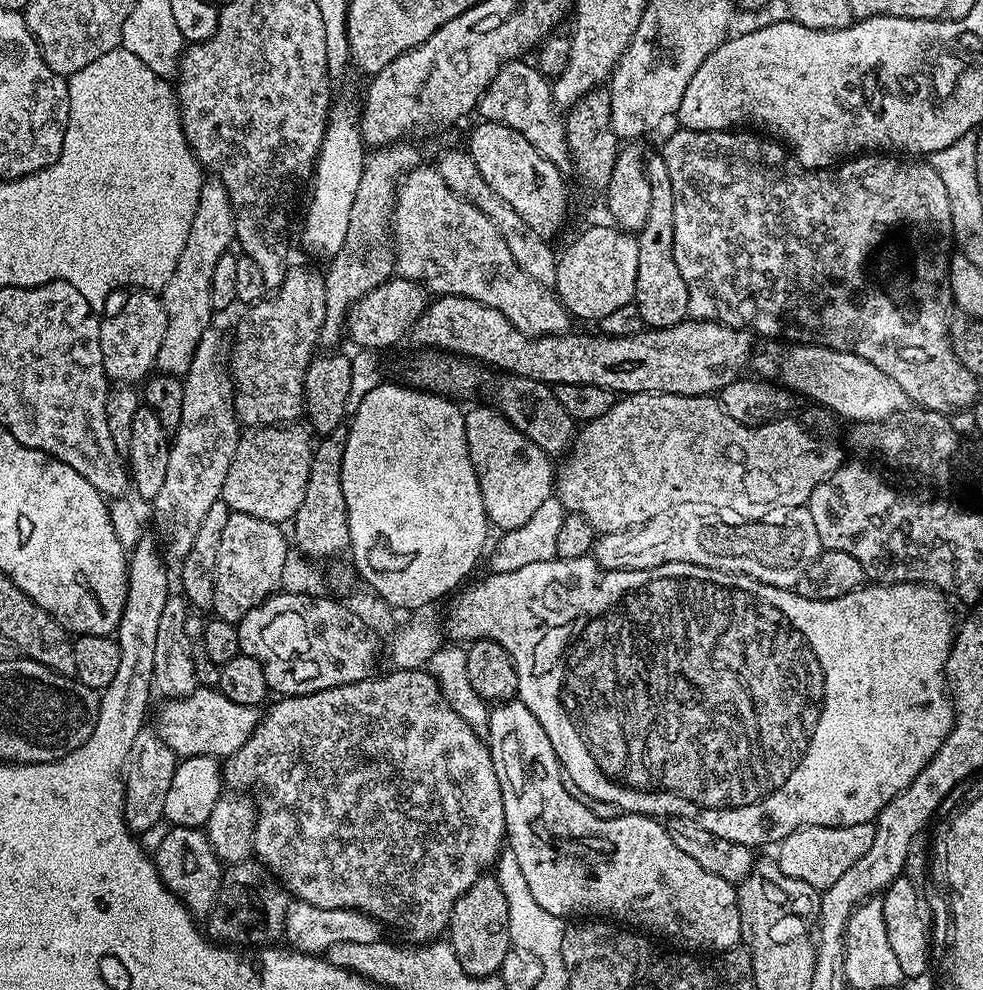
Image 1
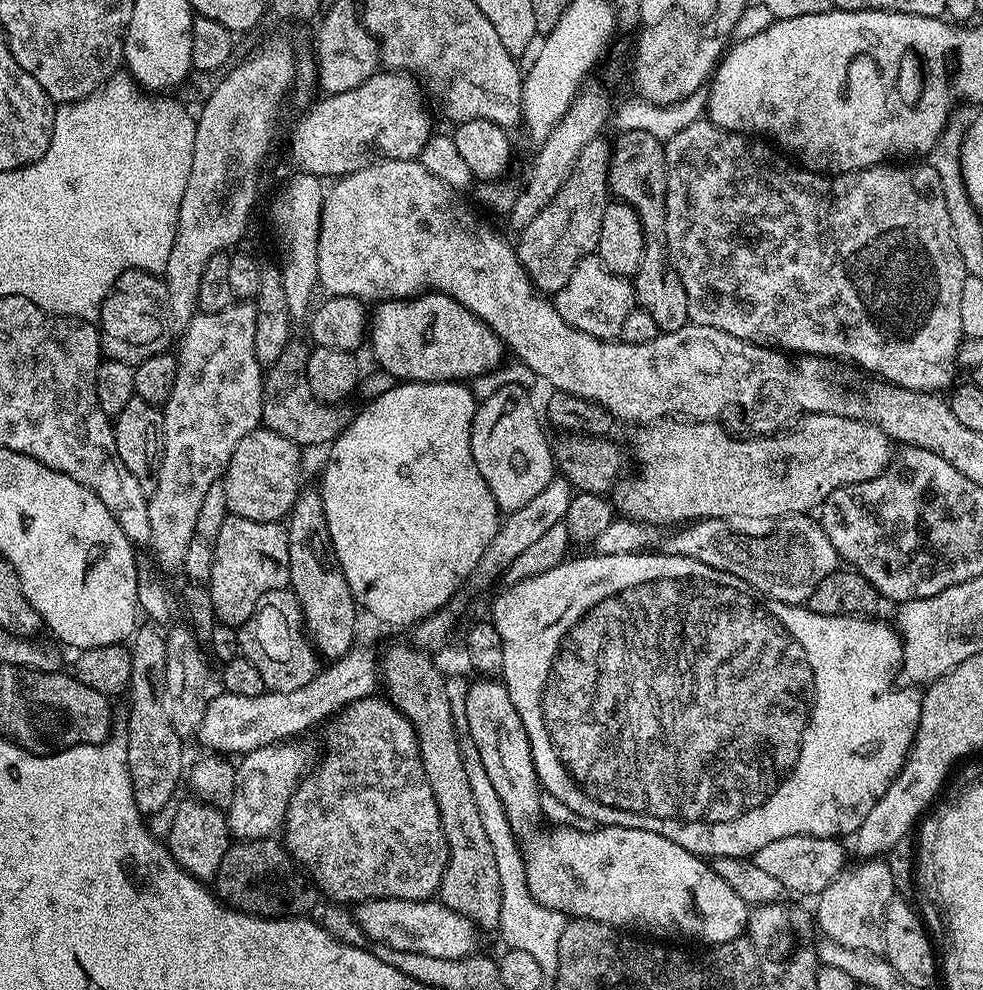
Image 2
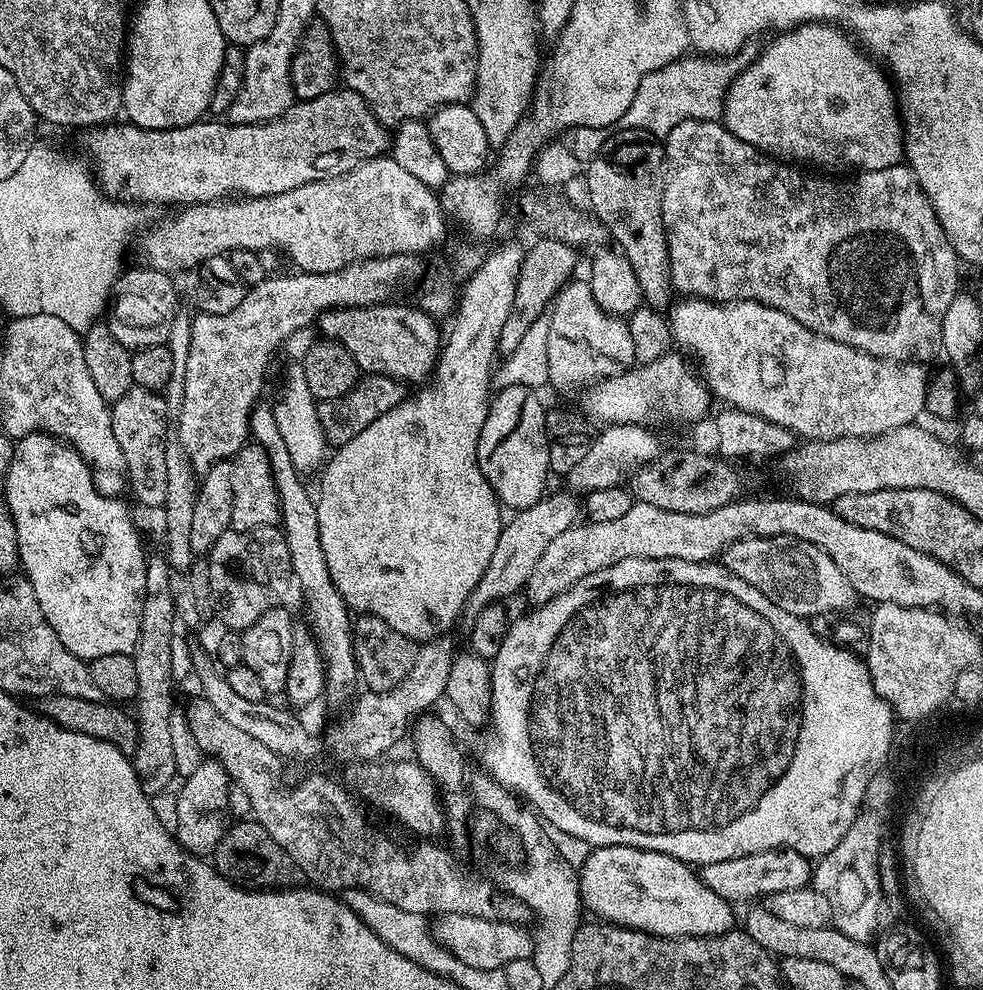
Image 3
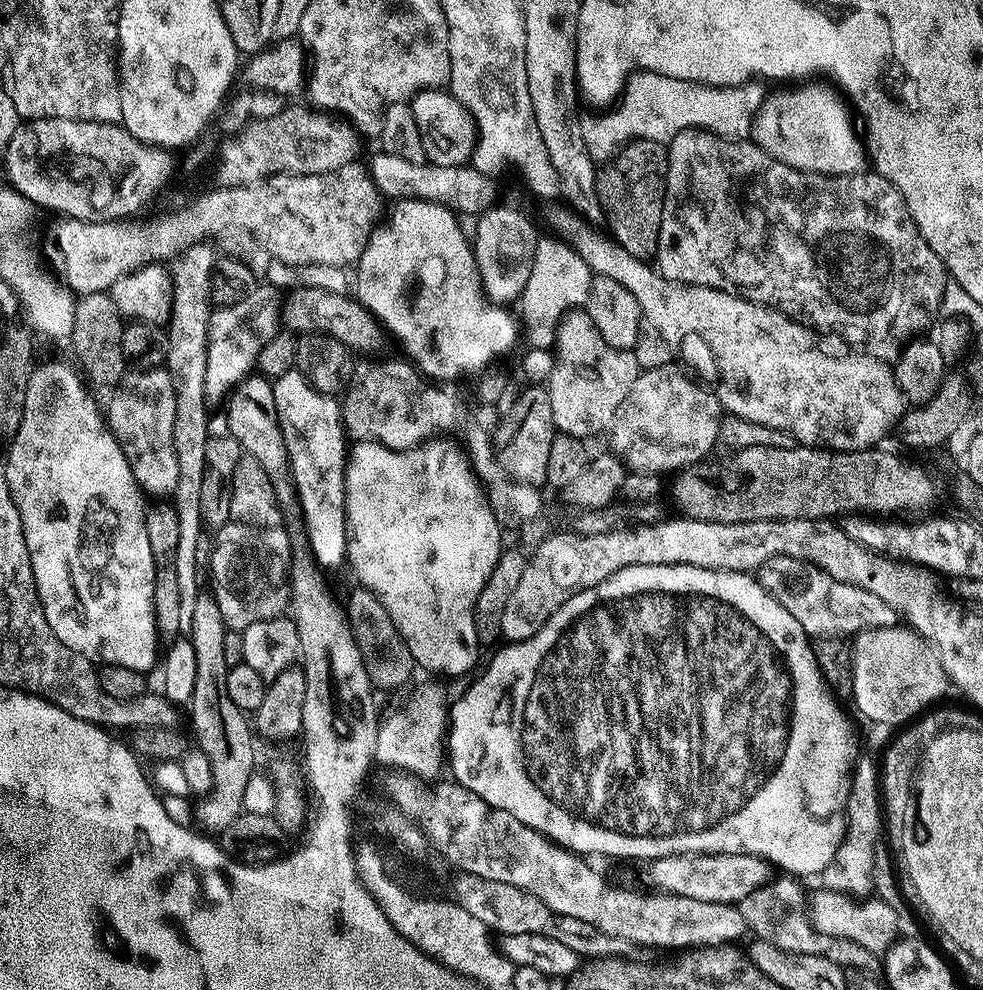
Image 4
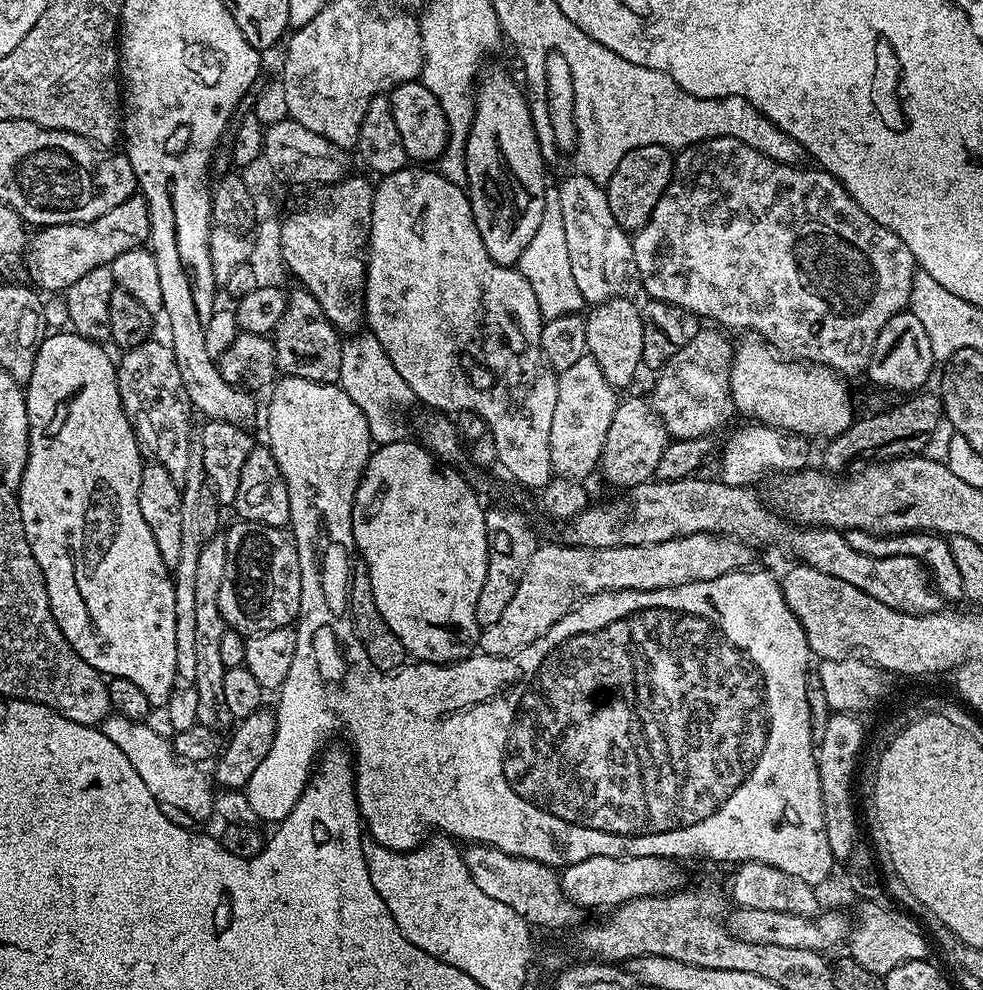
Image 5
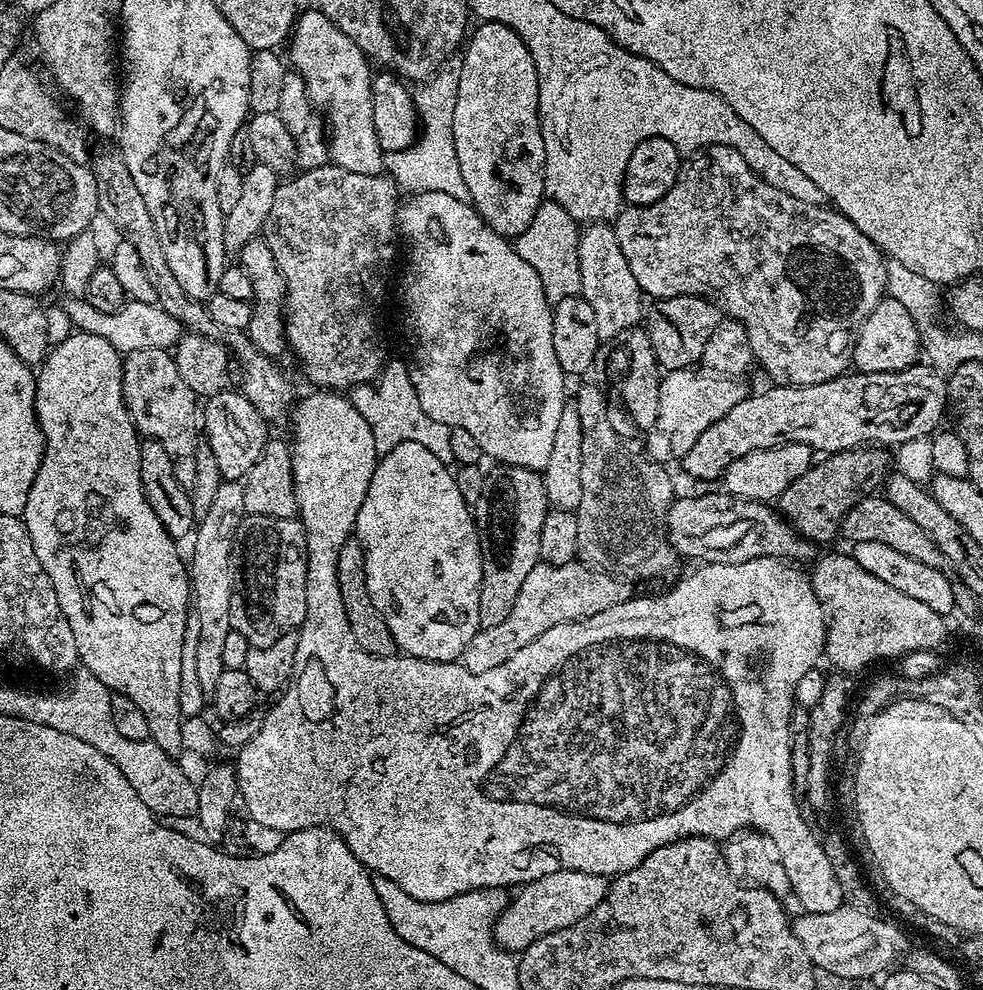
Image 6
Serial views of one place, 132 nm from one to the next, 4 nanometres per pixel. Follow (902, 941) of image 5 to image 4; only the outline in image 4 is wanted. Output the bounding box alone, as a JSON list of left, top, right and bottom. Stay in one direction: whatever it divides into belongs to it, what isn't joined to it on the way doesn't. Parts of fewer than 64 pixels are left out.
[807,886,902,954]

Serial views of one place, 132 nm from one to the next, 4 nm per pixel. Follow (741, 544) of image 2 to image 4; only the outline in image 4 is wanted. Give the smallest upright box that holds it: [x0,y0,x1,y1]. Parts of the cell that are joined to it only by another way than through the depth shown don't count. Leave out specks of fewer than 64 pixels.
[758,556,898,638]

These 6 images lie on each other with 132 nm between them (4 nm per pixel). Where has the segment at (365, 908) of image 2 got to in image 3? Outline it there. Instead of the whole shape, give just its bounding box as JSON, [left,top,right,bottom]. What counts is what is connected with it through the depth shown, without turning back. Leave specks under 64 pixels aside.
[434,912,533,972]

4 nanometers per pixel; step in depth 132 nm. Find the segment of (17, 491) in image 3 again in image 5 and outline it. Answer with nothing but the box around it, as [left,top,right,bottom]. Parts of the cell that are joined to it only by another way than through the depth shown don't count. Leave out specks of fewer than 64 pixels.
[18,330,178,706]

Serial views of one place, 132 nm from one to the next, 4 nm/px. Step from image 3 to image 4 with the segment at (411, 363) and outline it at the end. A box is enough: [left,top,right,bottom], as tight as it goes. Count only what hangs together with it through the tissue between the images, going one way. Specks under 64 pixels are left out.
[283,288,386,354]

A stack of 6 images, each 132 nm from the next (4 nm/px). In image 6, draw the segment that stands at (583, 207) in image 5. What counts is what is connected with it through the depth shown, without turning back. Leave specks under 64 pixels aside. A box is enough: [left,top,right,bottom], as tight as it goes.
[578,223,644,342]

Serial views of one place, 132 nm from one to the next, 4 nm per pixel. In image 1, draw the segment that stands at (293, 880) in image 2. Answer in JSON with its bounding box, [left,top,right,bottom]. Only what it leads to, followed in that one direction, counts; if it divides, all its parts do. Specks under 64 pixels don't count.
[206,858,289,946]

